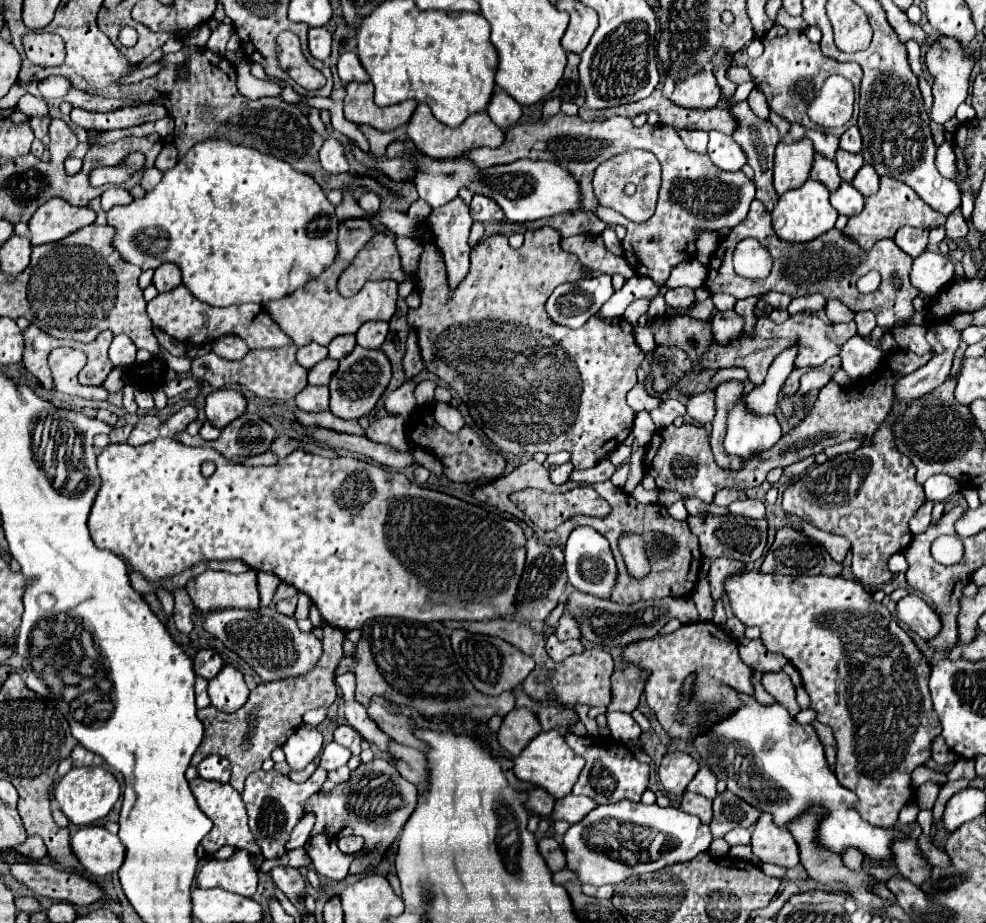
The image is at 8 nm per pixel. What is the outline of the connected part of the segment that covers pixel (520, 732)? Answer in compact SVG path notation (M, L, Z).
M514 708L504 716L498 732L498 742L512 756L518 756L524 746L542 732L538 716L530 708Z

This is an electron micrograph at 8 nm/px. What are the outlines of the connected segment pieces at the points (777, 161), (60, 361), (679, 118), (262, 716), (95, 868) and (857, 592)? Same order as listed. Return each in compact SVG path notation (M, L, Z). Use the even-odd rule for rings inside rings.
M808 138L802 140L782 140L776 146L774 158L774 188L780 194L798 188L808 180L814 158L814 146ZM810 160L810 162L806 162Z
M70 347L54 349L48 364L52 373L54 389L86 400L106 400L108 392L102 386L82 386L77 375L86 364L85 354Z
M656 88L648 98L640 100L640 102L632 102L632 104L624 104L618 108L606 108L606 110L590 110L590 108L580 108L580 118L582 120L608 120L612 116L628 116L634 118L638 114L648 114L650 110L658 110L660 114L660 124L672 126L672 128L688 128L688 130L718 130L724 134L732 134L736 130L736 120L722 108L708 108L708 110L696 110L696 108L680 108L676 104L672 104L668 98L662 96L660 88Z
M326 624L322 628L322 656L316 662L316 666L306 672L304 676L294 676L288 680L274 680L274 682L262 682L252 692L248 702L236 710L234 714L224 714L216 710L214 706L208 706L198 712L200 722L204 724L204 740L200 742L196 754L192 756L190 766L197 766L201 760L209 755L224 756L232 764L232 788L242 792L244 780L248 774L258 770L266 758L270 758L270 752L278 746L282 746L292 732L298 730L302 724L304 712L312 708L328 708L336 700L336 686L334 686L334 670L344 654L344 630Z
M84 826L72 836L72 850L92 876L118 872L124 862L124 844L100 826Z
M744 570L726 578L724 592L734 616L744 626L760 628L762 644L784 656L802 676L816 720L830 726L836 738L836 778L858 796L856 812L872 826L892 828L898 812L916 800L912 772L932 756L932 742L940 736L940 720L932 708L928 676L930 664L914 640L898 626L890 610L876 602L858 582L842 576L780 576Z

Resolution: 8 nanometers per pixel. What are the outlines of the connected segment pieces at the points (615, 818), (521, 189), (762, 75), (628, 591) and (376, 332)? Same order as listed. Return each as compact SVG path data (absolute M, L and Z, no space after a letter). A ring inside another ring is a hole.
M620 800L594 808L584 820L574 824L564 836L564 850L568 868L578 874L582 884L604 886L660 870L668 864L692 860L700 852L706 852L710 842L710 826L692 814L672 806L660 808L658 804L646 806L642 802Z
M420 154L420 174L416 176L416 188L422 200L428 202L430 208L438 208L448 204L458 196L462 186L470 188L474 194L490 196L500 204L506 218L524 224L532 220L552 218L556 214L572 214L582 210L582 196L578 180L556 162L532 162L532 160L516 160L504 166L492 166L480 170L472 166L468 160L434 160L426 154Z
M778 24L772 30L768 30L768 34L762 36L762 42L764 42L764 54L756 60L748 60L746 66L750 68L750 74L754 76L754 86L766 94L770 110L778 112L788 122L798 122L804 128L812 128L812 120L806 114L806 108L812 102L812 96L818 94L822 82L828 76L840 74L840 76L848 78L856 88L853 115L850 122L848 122L848 126L856 124L856 116L859 115L858 100L860 98L858 88L860 88L860 80L862 80L862 68L856 66L856 62L842 64L842 62L836 62L832 58L826 58L820 52L820 46L810 42L804 36L804 32L786 30Z
M602 482L602 484L594 484L592 486L612 508L610 516L606 518L586 518L586 516L572 516L568 518L562 526L554 528L554 530L536 530L538 538L542 538L546 544L558 544L564 546L568 532L572 532L576 526L592 526L596 532L600 532L612 548L614 560L616 560L616 568L618 568L618 582L610 594L610 600L618 602L618 604L634 604L640 600L656 600L656 598L666 598L666 596L688 596L694 584L686 584L688 580L688 572L690 572L690 564L692 564L692 550L696 548L696 560L698 560L698 540L696 536L690 532L688 522L680 522L674 520L668 510L660 504L640 504L636 502L632 496L624 494L620 488L612 486L612 482ZM628 532L636 532L642 534L646 540L646 550L648 550L648 560L652 564L652 572L644 578L644 580L634 580L632 576L628 576L624 560L620 556L618 550L618 538L628 534Z
M376 320L360 326L360 330L356 332L356 342L358 346L364 346L364 348L380 348L386 336L388 336L388 322Z

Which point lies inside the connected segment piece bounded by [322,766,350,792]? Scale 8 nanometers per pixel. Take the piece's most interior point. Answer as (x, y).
(335, 777)

